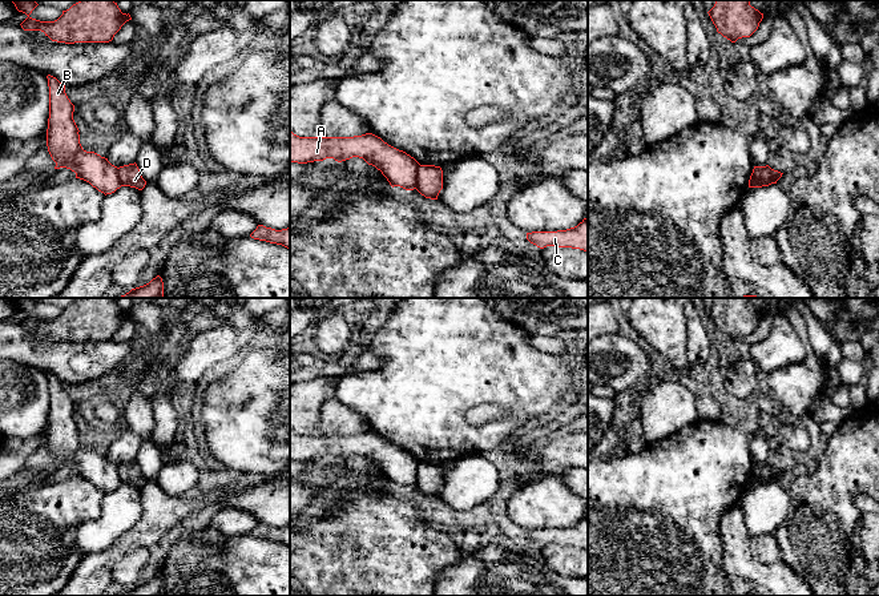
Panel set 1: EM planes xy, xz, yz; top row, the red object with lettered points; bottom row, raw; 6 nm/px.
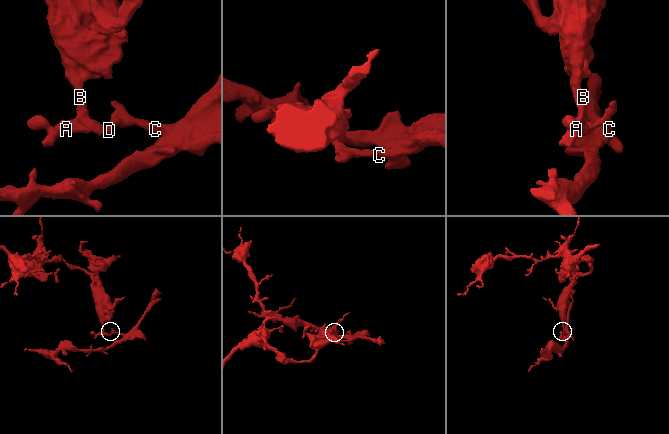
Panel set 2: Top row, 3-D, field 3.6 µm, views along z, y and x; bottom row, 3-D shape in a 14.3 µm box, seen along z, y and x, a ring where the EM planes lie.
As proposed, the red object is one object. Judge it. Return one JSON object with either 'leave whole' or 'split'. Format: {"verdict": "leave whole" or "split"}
{"verdict": "split"}

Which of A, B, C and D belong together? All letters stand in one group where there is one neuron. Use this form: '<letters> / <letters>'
A B / C D

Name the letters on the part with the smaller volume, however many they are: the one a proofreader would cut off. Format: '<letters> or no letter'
C, D

